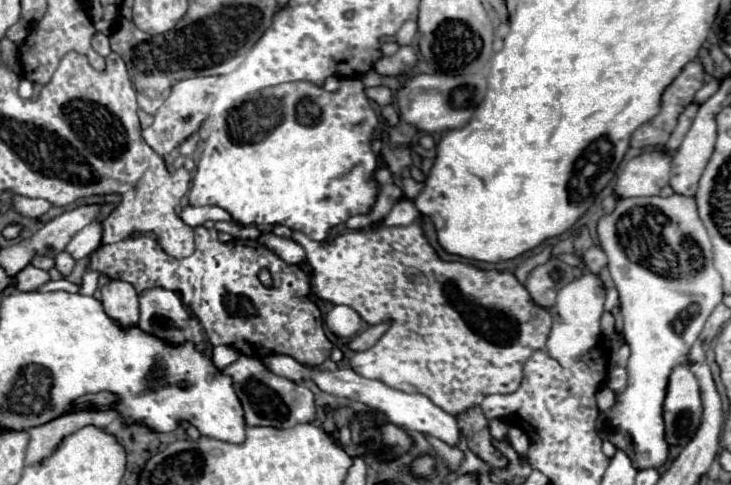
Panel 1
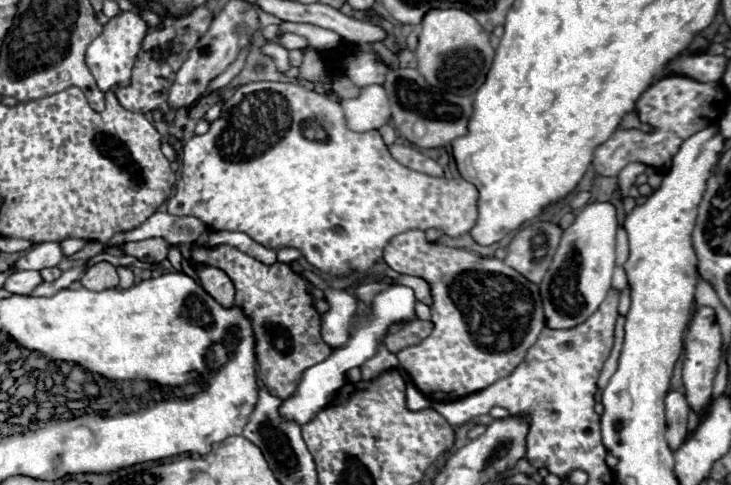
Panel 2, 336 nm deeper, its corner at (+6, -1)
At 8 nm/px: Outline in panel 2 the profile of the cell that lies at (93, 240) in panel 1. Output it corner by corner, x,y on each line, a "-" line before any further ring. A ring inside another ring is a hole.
42,242
36,244
28,254
18,258
16,266
18,270
42,270
50,266
58,266
64,258
60,242

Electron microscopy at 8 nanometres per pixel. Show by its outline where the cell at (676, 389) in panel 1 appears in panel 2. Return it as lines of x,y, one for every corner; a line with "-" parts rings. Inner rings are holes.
678,390
666,396
666,440
672,450
678,450
688,432
688,402

